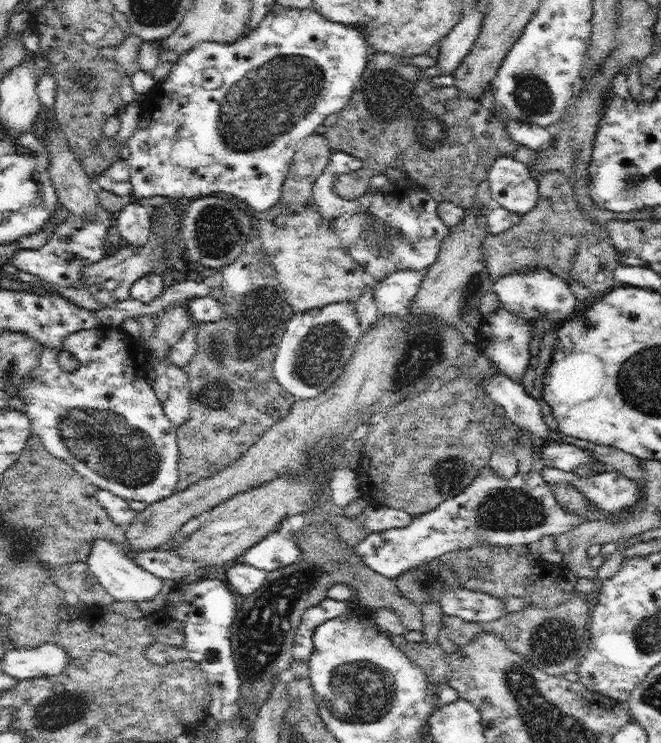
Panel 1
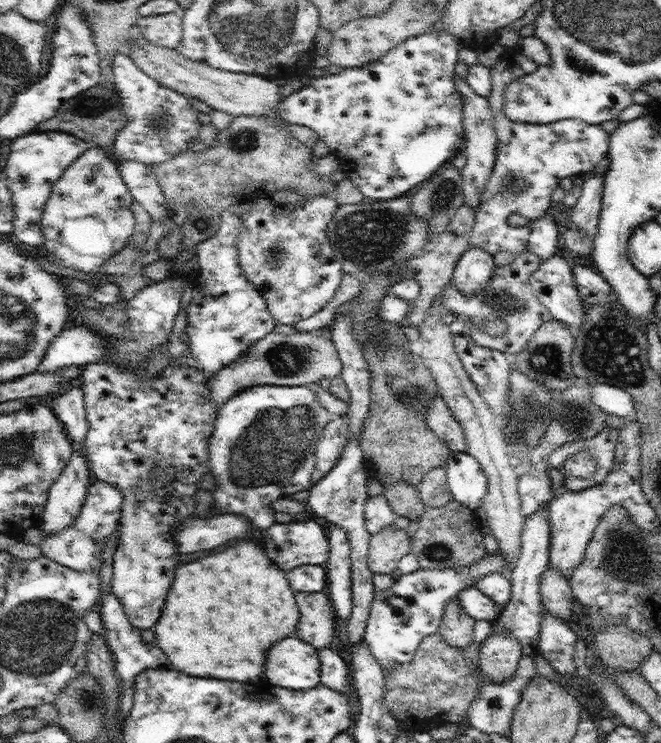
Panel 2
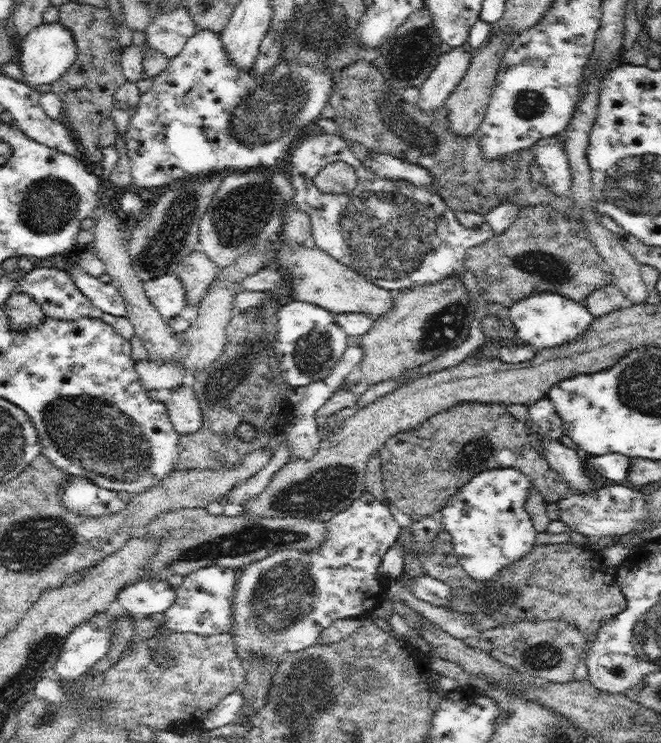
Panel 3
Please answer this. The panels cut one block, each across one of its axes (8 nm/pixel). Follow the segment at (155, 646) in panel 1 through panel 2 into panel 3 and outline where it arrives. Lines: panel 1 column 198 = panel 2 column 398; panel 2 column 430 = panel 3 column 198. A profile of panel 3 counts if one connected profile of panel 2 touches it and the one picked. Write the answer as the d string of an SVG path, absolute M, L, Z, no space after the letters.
M208 566L188 574L182 585L175 590L175 604L162 613L166 620L163 626L173 632L194 633L200 636L231 631L236 586L235 570L229 567Z

